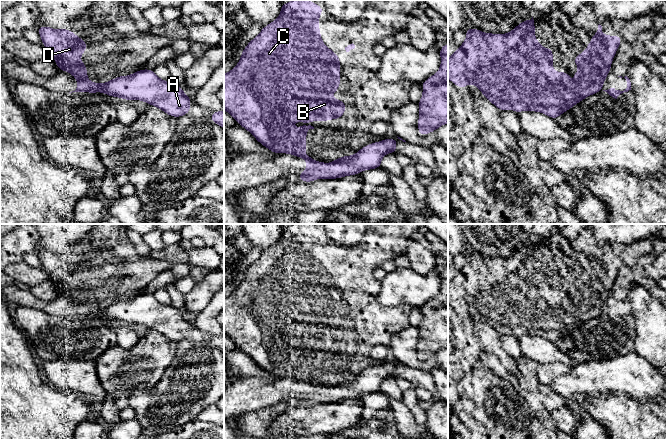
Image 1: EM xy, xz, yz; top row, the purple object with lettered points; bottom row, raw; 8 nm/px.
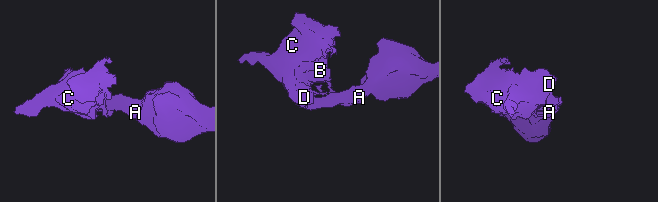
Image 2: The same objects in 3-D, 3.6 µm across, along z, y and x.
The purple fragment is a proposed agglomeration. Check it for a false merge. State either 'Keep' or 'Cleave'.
Cleave

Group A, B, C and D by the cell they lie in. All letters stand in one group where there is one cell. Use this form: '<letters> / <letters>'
A / B C D

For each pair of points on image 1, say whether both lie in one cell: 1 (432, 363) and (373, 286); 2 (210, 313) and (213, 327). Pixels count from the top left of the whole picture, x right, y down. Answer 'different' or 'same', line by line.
1: different
2: same

